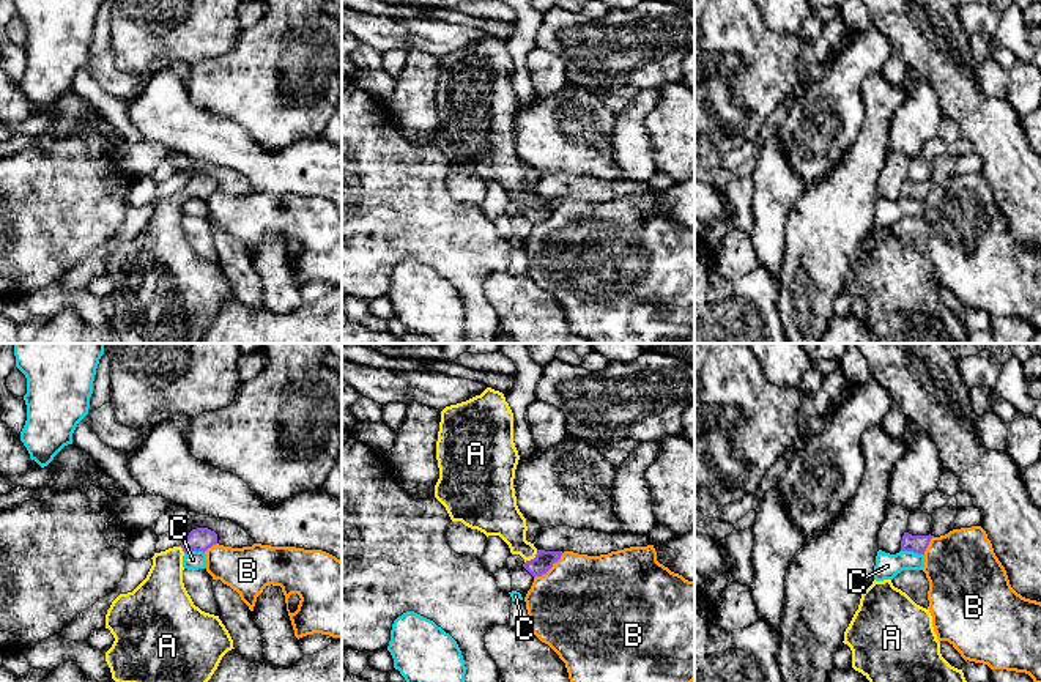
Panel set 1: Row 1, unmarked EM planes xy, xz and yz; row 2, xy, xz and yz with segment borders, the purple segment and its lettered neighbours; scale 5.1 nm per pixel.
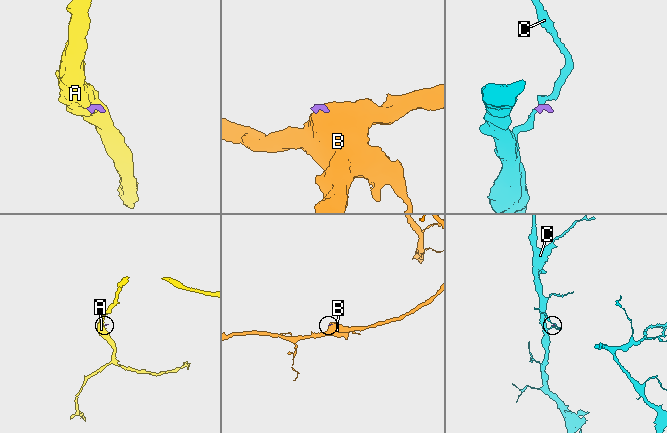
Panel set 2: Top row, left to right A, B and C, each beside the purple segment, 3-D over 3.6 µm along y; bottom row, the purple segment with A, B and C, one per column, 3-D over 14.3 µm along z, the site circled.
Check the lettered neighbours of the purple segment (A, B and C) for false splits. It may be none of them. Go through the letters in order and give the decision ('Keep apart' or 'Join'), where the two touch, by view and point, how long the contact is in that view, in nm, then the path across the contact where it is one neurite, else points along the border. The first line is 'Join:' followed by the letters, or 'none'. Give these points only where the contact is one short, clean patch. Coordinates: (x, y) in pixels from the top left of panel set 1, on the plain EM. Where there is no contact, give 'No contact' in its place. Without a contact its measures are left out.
Join: A
A: Join. Touches purple at xz (534, 205). Shared border 100 nm. Path across: xz (542, 210), (534, 205), (515, 186), (506, 167)
B: Keep apart. Touches purple at xz (548, 216). Shared border 200 nm. Boundary: xz (563, 200), (544, 221), (534, 226)
C: Keep apart. Touches purple at yz (912, 197). Shared border 120 nm. Boundary: yz (901, 196), (922, 202)

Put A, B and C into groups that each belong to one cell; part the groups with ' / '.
A / B / C

